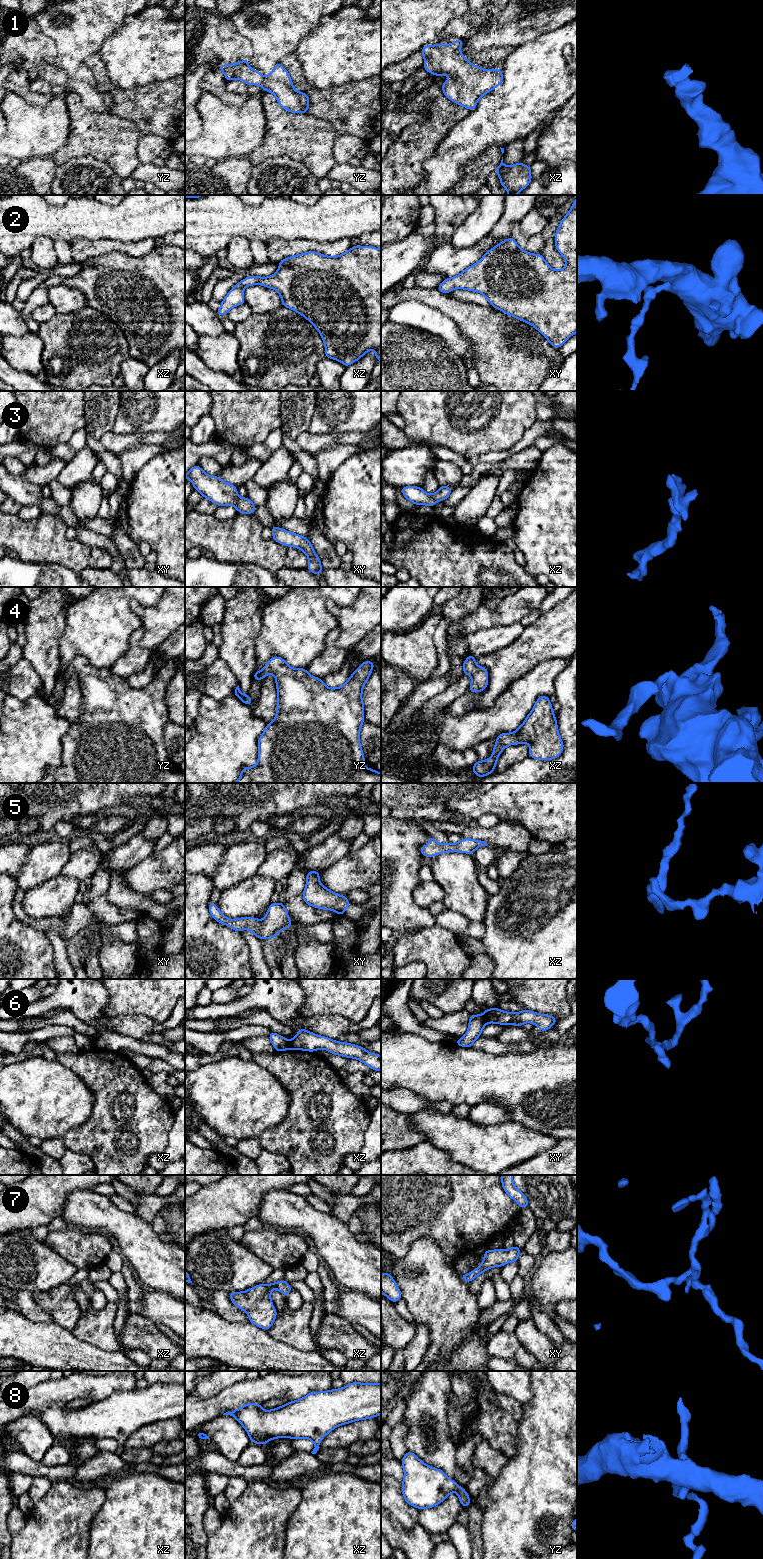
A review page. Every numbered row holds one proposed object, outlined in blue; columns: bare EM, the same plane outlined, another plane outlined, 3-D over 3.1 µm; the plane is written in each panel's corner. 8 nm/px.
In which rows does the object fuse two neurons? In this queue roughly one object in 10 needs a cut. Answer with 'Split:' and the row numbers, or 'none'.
Split: 6

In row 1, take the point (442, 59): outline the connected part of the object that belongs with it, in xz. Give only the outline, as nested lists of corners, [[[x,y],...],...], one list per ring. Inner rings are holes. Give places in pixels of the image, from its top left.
[[[457,39],[453,44],[425,45],[420,52],[424,56],[423,68],[436,76],[453,78],[442,83],[442,92],[452,102],[474,110],[478,100],[500,86],[503,71],[496,68],[484,70],[473,65],[460,52],[465,41]]]

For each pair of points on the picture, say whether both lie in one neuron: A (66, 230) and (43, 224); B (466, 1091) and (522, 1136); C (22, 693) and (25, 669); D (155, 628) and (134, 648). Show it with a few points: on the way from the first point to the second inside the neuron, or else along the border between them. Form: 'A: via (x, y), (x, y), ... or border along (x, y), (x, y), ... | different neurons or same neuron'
A: via (60, 224), (49, 224) | same neuron
B: border along (511, 1120), (517, 1121), (533, 1130) | different neurons
C: via (22, 687), (24, 675) | same neuron
D: border along (142, 626), (144, 636), (141, 645), (151, 652) | different neurons

